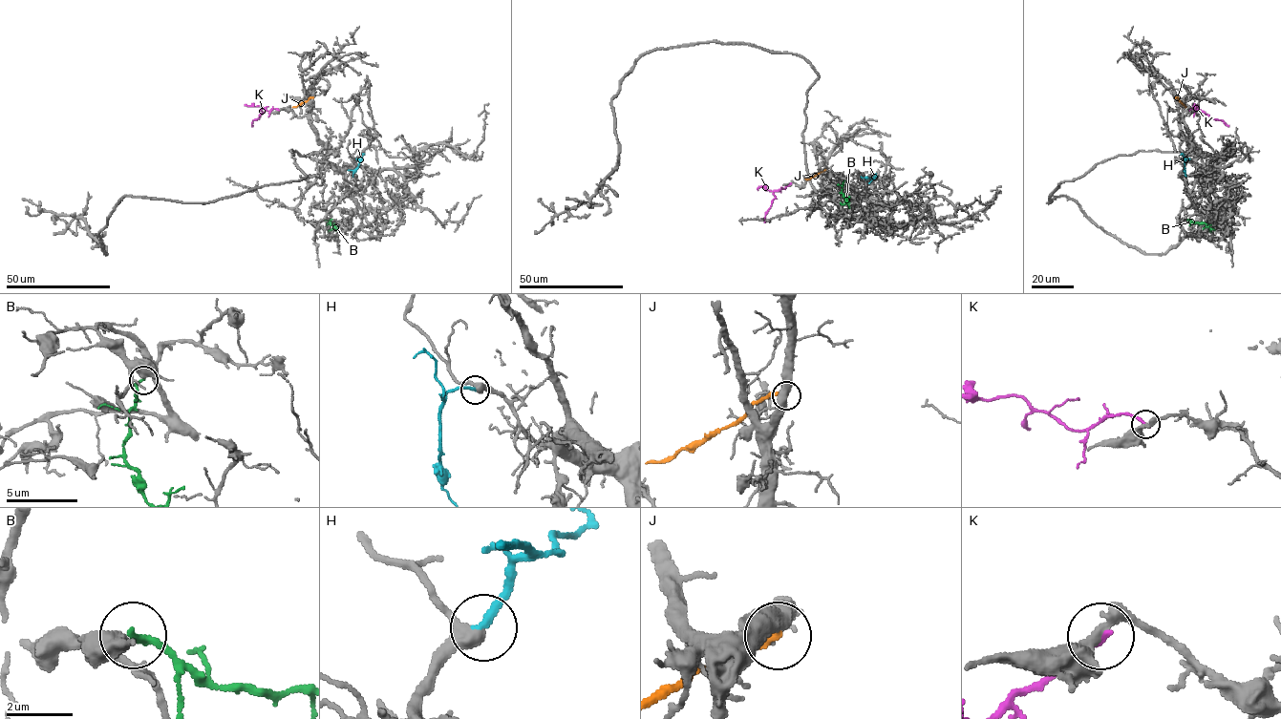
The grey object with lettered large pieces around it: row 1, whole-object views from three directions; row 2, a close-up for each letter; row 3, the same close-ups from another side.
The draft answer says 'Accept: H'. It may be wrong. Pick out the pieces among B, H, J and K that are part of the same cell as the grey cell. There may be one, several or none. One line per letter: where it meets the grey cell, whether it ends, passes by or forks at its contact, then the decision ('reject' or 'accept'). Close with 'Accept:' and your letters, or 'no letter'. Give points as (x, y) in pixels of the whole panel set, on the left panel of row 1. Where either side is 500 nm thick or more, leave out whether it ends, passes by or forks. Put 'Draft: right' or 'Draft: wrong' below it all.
B: contact (331, 219); it ends; reject
H: contact (356, 158); it ends; accept
J: contact (313, 97); reject
K: contact (278, 110); it ends; reject
Accept: H
Draft: right

